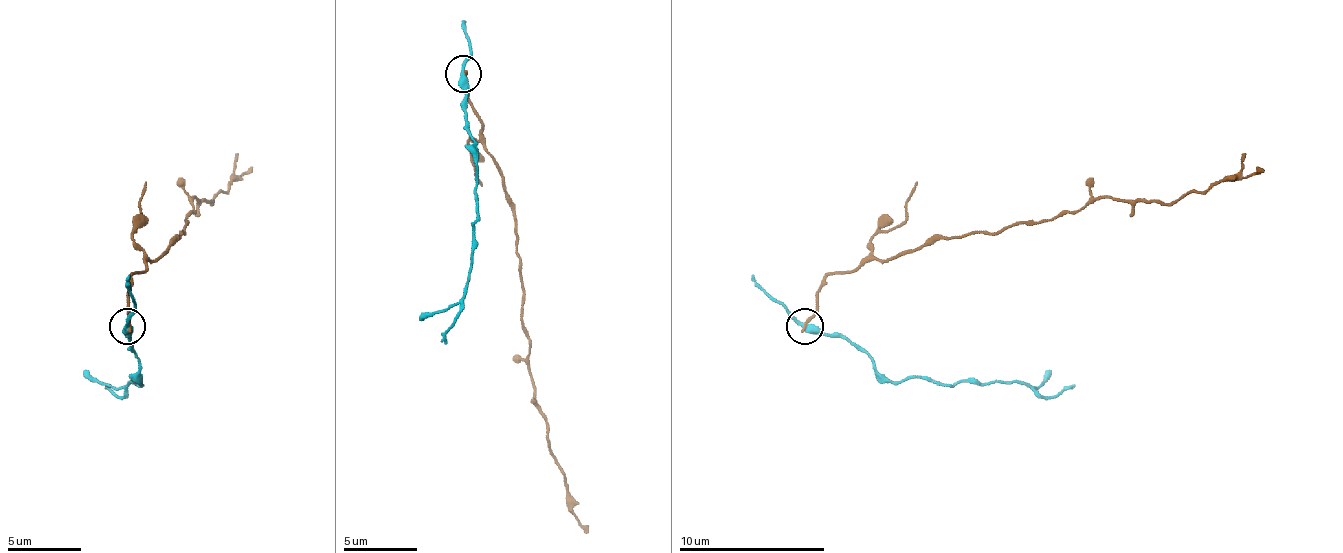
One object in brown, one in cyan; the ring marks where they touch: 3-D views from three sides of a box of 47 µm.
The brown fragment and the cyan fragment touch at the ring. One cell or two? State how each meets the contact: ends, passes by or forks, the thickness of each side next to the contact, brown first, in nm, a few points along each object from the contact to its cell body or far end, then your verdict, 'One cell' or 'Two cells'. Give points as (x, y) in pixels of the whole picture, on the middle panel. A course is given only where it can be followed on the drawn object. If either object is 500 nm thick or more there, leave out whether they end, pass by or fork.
At the ring brown ends. At the ring cyan passes by. Thickness 200 nm (brown) against 360 nm. Course of brown: (464, 75), (501, 185), (515, 210), (534, 405), (545, 420), (570, 511), (589, 533). Course of cyan: (464, 75), (464, 111), (475, 159), (468, 288), (460, 313), (446, 343). Two cells

